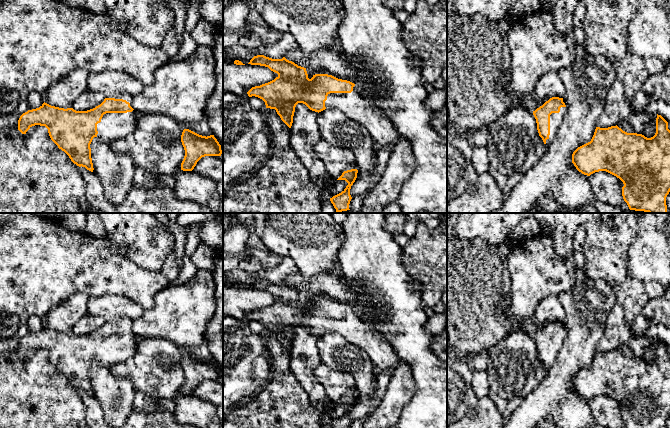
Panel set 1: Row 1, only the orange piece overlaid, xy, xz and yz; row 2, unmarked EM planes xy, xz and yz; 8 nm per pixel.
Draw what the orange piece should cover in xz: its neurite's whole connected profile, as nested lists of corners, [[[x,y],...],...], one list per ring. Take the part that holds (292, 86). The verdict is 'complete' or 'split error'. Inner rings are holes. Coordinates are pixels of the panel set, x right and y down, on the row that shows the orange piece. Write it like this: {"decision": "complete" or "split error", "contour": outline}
{"decision": "split error", "contour": [[[257,55],[248,64],[265,66],[278,74],[274,80],[252,87],[247,94],[262,99],[266,108],[275,109],[289,128],[293,123],[296,105],[303,103],[318,113],[328,108],[339,109],[365,127],[373,141],[382,148],[395,147],[401,140],[402,136],[390,120],[371,106],[358,87],[350,81],[328,74],[315,74],[309,79],[306,68],[285,57],[272,59]]]}

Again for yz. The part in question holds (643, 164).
{"decision": "complete", "contour": [[[657,114],[656,133],[651,138],[627,133],[617,125],[596,127],[591,141],[573,152],[572,163],[587,176],[606,171],[619,178],[624,184],[623,199],[630,210],[667,213],[666,197],[670,192],[670,130],[668,122],[661,115]]]}

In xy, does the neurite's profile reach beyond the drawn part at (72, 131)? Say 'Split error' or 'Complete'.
Split error

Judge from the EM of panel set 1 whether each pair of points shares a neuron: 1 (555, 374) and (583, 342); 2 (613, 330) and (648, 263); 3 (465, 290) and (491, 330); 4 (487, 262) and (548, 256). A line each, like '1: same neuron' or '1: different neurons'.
1: same neuron
2: different neurons
3: same neuron
4: different neurons

